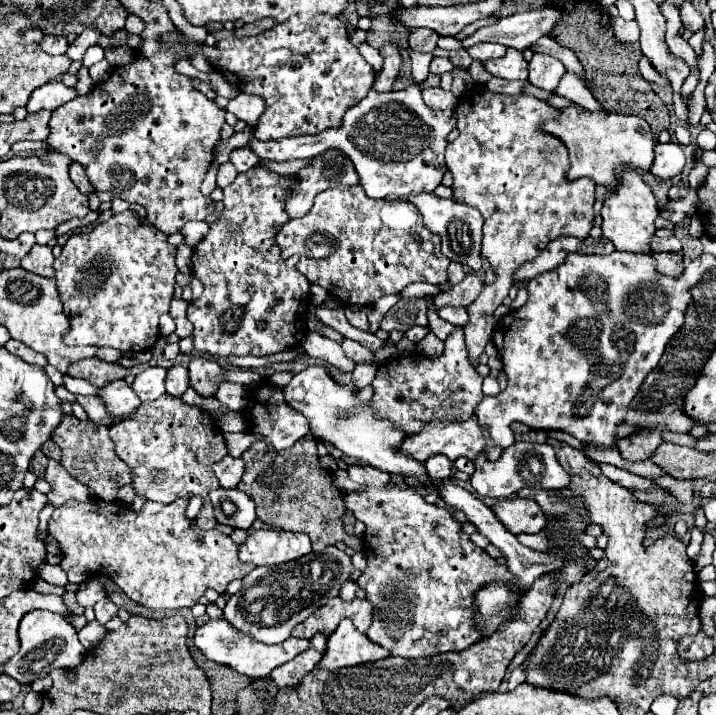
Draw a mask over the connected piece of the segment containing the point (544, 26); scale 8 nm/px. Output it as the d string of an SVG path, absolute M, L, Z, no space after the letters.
M550 5L528 13L508 15L498 19L494 25L480 27L476 33L462 39L462 47L468 49L480 41L492 41L524 51L526 47L534 45L534 41L538 41L540 37L550 35L558 21L562 21L562 11Z

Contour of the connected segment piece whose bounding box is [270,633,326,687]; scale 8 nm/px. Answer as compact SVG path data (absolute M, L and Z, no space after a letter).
M316 633L310 639L310 649L306 649L304 653L300 653L298 657L294 657L292 661L278 665L272 673L270 679L278 683L278 687L286 687L286 685L296 685L300 683L300 679L310 673L310 669L316 667L316 663L320 661L322 653L326 649L326 635L324 633Z

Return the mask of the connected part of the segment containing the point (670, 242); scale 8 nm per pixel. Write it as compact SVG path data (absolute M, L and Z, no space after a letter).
M672 235L668 239L660 239L660 237L652 237L654 241L650 243L652 249L660 249L660 251L682 251L682 243Z

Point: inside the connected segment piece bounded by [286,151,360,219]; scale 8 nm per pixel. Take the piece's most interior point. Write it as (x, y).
(331, 168)

